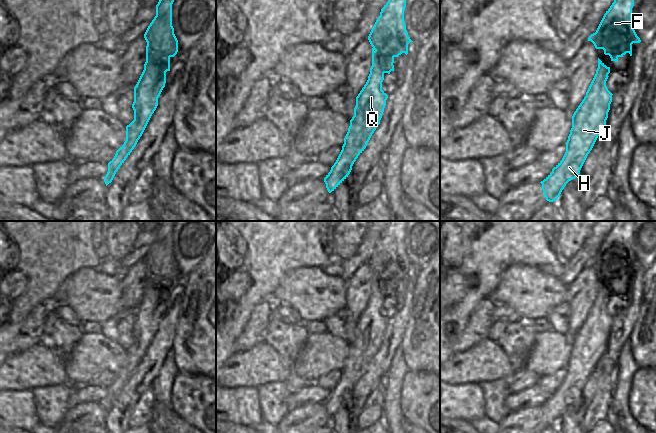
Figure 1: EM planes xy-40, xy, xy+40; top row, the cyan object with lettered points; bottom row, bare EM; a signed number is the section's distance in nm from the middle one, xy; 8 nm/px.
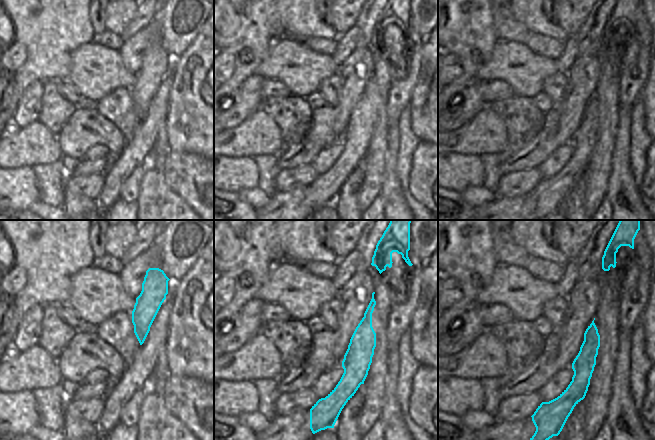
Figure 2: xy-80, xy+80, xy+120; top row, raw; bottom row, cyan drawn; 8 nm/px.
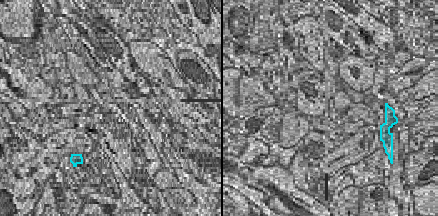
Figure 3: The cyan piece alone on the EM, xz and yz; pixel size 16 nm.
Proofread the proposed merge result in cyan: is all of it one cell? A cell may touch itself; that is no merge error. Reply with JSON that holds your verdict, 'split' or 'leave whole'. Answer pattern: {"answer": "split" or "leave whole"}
{"answer": "leave whole"}

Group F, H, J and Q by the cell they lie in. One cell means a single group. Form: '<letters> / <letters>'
F H J Q

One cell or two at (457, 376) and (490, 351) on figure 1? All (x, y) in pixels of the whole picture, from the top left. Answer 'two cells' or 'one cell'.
one cell

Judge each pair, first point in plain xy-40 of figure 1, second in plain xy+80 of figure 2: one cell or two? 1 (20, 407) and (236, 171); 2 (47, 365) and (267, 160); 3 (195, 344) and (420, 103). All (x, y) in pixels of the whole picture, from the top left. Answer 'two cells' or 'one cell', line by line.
1: one cell
2: two cells
3: one cell

